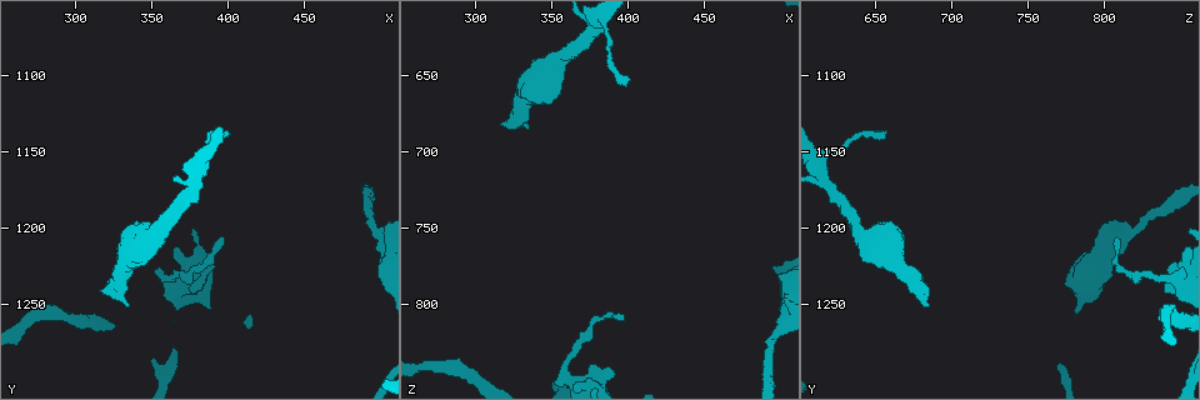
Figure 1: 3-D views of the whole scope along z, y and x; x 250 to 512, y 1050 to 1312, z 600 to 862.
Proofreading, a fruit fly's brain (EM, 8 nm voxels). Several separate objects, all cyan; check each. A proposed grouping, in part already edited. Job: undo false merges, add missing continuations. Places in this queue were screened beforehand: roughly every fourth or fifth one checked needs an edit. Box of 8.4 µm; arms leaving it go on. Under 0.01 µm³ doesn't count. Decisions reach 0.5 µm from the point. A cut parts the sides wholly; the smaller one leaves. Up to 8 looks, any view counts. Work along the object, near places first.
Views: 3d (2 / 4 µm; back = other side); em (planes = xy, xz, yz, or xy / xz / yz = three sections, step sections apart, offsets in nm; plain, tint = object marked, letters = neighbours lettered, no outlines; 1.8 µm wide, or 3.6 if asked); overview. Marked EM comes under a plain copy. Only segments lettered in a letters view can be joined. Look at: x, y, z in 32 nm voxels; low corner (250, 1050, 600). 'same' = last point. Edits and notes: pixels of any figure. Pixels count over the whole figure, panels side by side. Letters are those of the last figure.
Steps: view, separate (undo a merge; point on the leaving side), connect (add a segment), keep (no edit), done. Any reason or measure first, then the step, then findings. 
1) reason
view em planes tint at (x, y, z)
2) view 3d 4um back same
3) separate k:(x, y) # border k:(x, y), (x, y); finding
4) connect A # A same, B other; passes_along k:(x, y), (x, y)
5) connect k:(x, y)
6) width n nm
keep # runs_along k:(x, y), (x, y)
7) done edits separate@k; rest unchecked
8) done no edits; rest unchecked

tapers out
view 3d 2um at (394, 1206, 810)

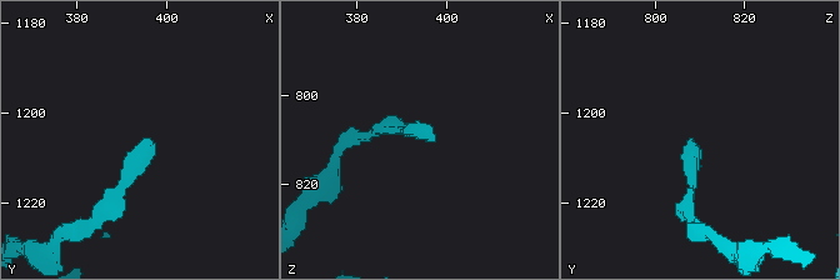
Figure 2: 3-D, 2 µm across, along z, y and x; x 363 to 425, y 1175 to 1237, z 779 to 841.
need the tissue
view em planes letters at (397, 1209, 811)

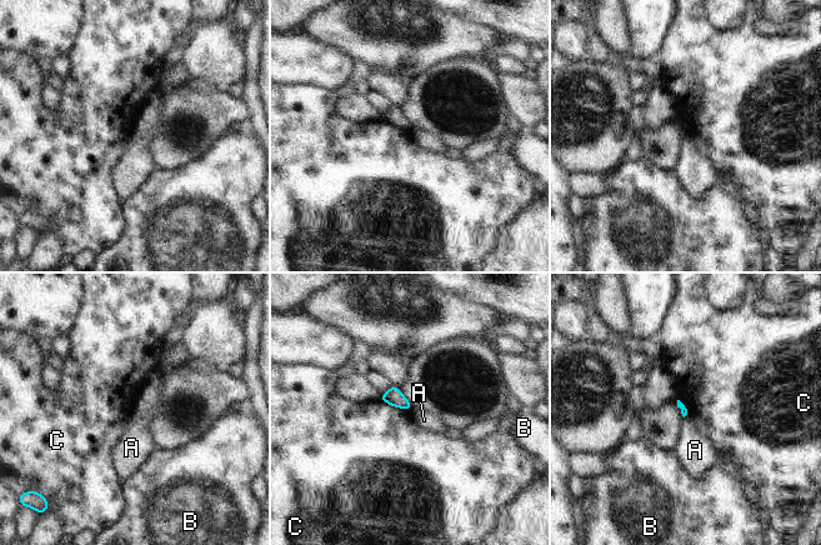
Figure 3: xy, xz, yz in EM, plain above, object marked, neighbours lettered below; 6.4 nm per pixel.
keep # A other, B other, C other; none of them fits

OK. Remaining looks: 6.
thick end
view 3d 2um at (336, 1250, 684)

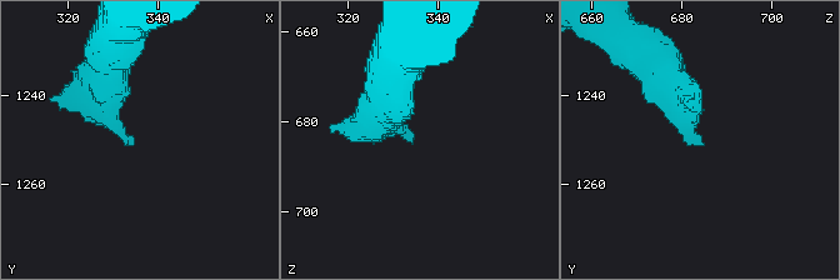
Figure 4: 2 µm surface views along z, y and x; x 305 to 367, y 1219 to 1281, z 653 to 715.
need the tissue
view em yz step 8 tint at (335, 1250, 685)

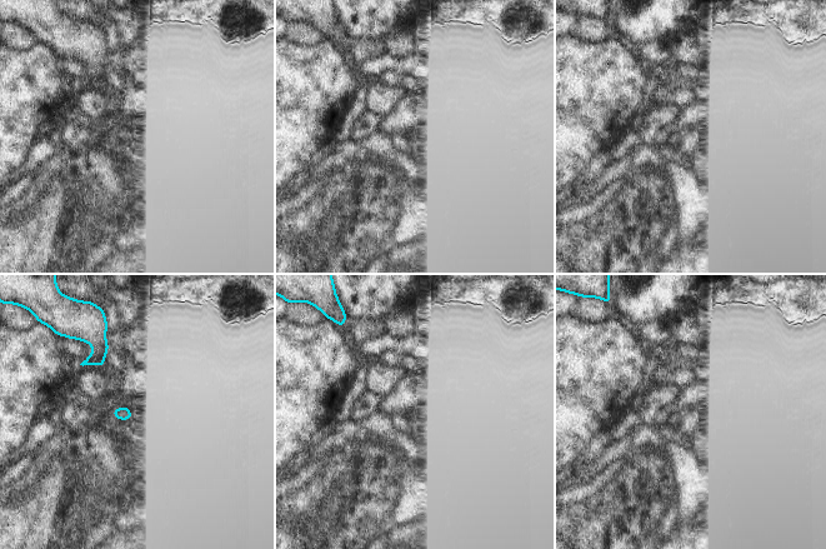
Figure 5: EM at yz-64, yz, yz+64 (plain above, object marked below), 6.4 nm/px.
cut it another way
view em planes letters same

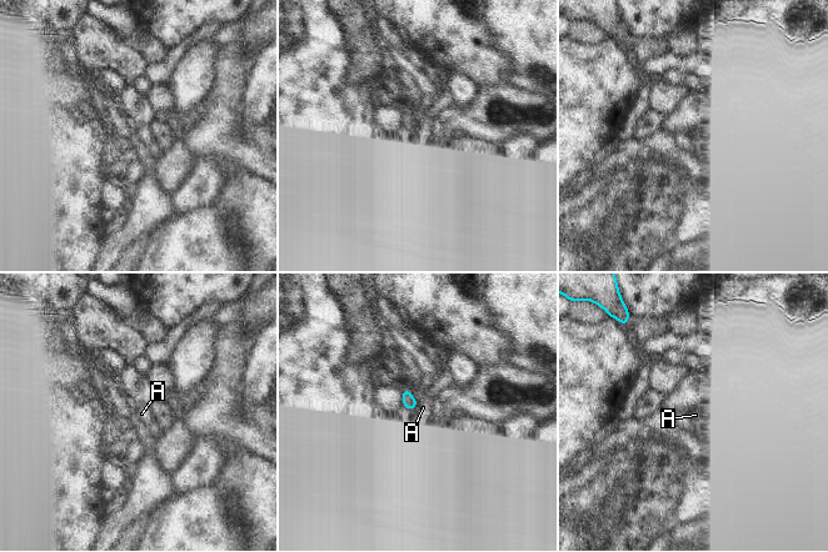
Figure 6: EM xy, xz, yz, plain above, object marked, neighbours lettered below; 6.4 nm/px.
longest_contact A 80 nm
keep # A other; border 6:(418, 401), (412, 410); no lettered segment goes on from it

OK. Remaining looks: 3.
sudden change in width
view 3d 4um at (386, 1150, 620)

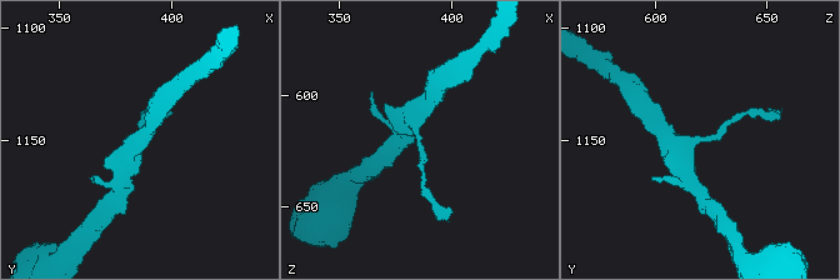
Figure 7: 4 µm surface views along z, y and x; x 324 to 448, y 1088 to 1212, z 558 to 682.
shape alone is not enough
view em planes letters at (386, 1149, 618)

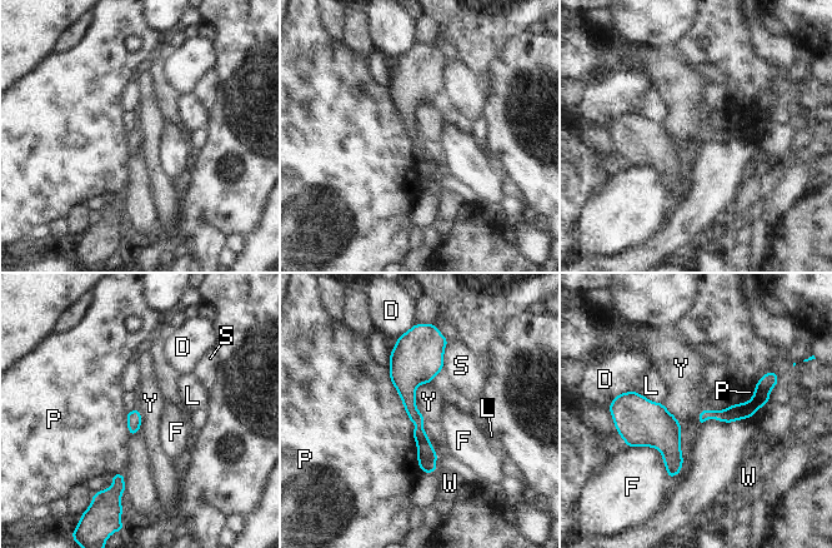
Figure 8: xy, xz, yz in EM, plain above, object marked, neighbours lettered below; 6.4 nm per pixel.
width 80 nm
keep # D other, F other, L other, P other, S other, W other, Y other; runs_along 8:(414, 338), (409, 402), (429, 469); all the same neuron

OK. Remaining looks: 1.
done no edits; rest unchecked

